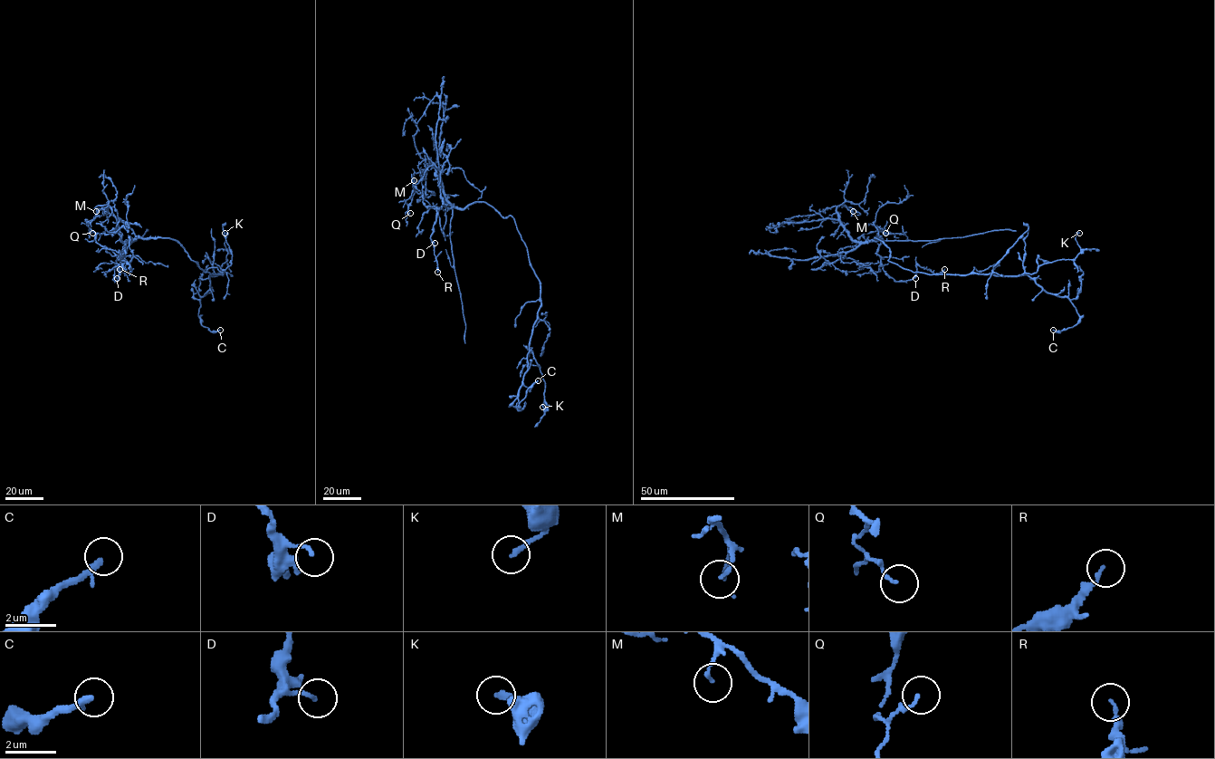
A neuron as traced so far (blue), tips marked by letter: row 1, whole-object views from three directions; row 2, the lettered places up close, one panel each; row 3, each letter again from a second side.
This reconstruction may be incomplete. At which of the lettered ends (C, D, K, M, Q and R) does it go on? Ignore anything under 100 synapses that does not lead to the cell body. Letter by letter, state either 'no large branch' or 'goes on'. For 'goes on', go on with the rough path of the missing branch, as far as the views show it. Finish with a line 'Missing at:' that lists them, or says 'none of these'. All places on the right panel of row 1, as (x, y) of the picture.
C: no large branch
D: no large branch
K: no large branch
M: no large branch
Q: no large branch
R: no large branch
Missing at: none of these

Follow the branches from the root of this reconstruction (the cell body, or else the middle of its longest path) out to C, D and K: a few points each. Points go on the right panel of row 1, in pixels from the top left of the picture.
C: (898, 265), (928, 274), (1029, 275), (1047, 292), (1066, 297), (1079, 316), (1074, 326), (1060, 331), (1053, 330)
D: (898, 265), (887, 260), (889, 249), (875, 237), (881, 238), (876, 254), (884, 271), (896, 281), (915, 278)
K: (898, 265), (928, 274), (1032, 273), (1044, 264), (1074, 259), (1081, 252), (1075, 237), (1079, 233)

